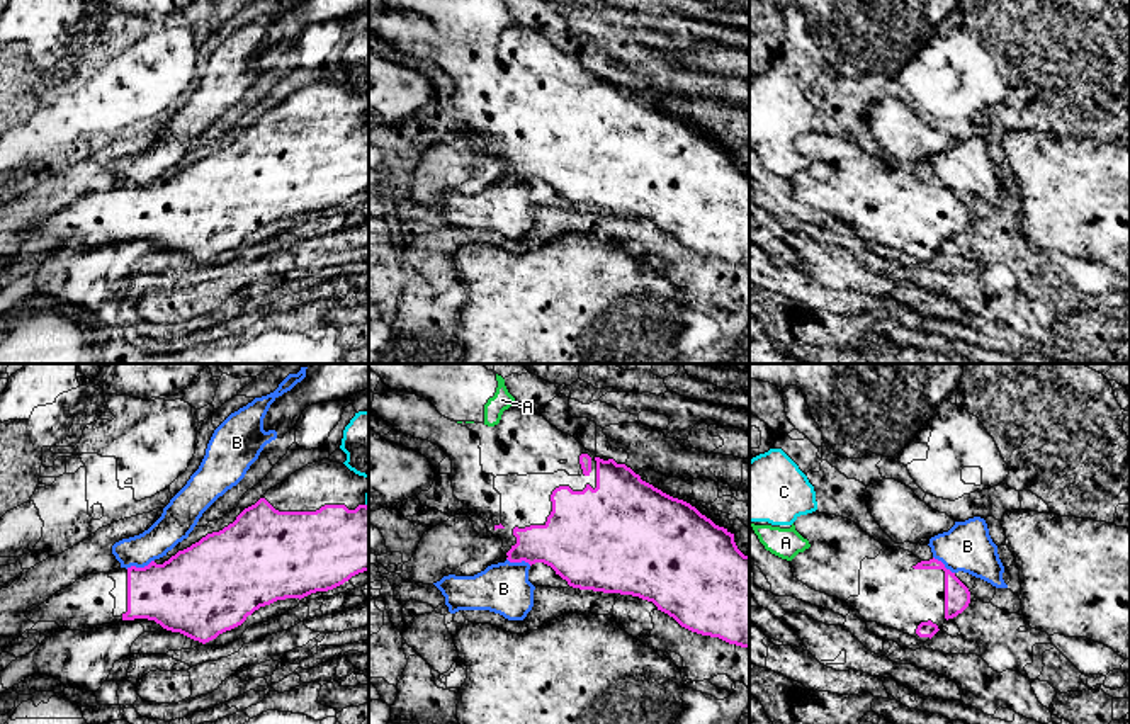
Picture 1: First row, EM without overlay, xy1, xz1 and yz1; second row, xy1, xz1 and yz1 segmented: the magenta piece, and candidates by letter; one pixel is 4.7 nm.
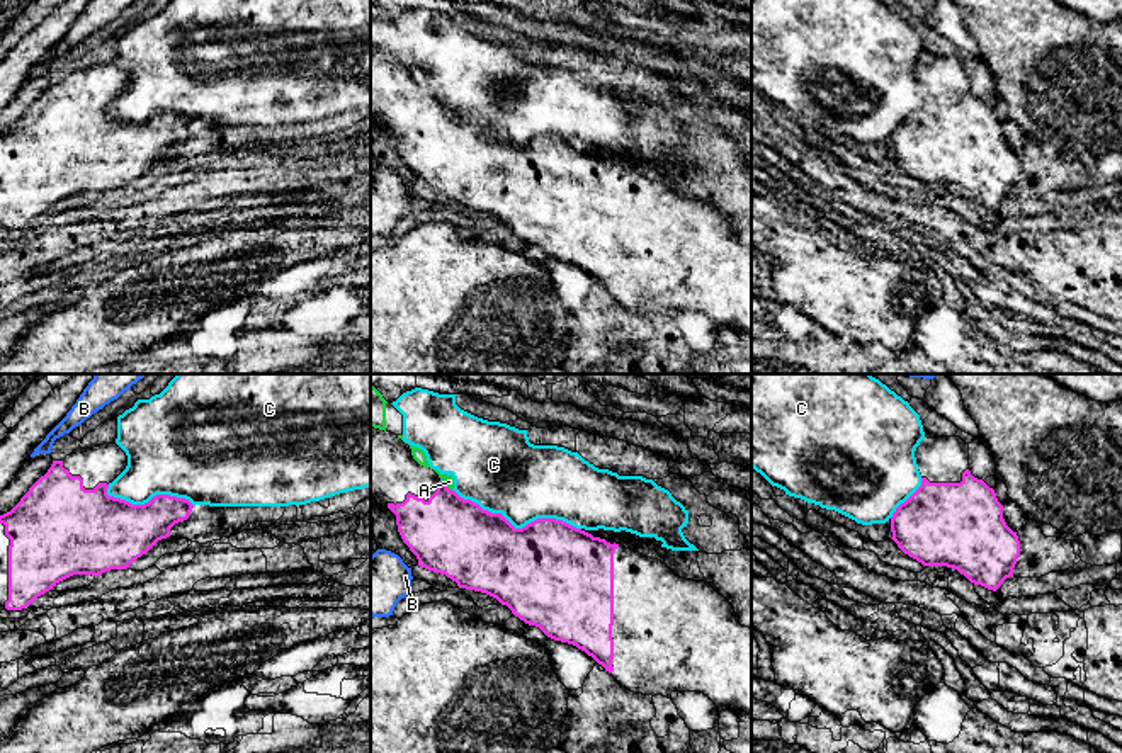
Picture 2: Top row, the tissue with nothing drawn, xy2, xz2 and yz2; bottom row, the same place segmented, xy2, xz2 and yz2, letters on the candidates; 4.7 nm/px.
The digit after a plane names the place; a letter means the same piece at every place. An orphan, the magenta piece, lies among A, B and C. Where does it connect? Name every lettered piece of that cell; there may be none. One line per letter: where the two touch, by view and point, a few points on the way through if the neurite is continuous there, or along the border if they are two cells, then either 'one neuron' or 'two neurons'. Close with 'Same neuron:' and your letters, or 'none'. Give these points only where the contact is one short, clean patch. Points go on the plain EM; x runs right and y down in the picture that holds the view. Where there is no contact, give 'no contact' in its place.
A: xz2 (446, 106) | along xz2 (441, 99), (453, 111) | two neurons
B: xy1 (140, 187) | along xy1 (153, 179), (143, 186), (126, 187) | two neurons
C: xz2 (517, 148) | two neurons
Same neuron: none

